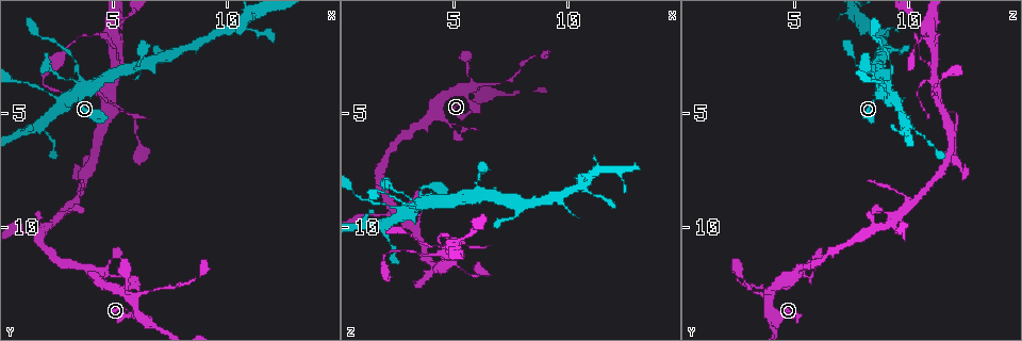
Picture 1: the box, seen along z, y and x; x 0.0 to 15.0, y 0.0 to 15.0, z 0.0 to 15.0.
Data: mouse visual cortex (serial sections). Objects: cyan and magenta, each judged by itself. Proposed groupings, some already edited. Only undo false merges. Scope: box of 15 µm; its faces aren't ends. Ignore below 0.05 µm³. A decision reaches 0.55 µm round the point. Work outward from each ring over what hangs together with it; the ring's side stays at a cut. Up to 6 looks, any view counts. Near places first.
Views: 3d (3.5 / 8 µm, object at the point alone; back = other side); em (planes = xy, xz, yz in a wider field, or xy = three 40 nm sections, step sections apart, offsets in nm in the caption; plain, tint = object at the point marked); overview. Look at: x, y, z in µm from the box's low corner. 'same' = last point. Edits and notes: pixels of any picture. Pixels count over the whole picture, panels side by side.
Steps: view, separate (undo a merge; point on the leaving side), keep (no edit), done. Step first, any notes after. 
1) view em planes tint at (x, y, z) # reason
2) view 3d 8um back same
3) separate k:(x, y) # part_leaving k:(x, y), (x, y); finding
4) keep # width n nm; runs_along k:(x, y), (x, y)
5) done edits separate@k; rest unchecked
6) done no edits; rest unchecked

view 3d 8um at (7.1, 12.8, 3.6) # thin neck

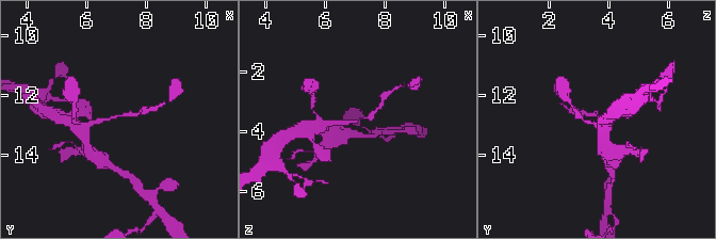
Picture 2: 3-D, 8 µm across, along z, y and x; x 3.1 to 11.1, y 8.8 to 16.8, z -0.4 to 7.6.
view em xy step 1 tint at (7.1, 12.8, 3.6)

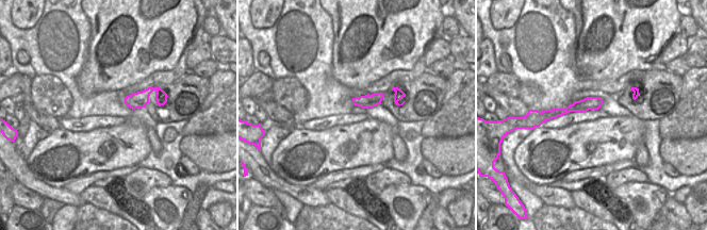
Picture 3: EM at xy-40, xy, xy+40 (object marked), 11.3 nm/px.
keep # arm_widths 150, 150 nm; runs_along 2:(328, 125), (365, 118), (381, 105); all the same cell

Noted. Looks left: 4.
view 3d 8um at (2.2, 9.8, 9.2) # sharp bend

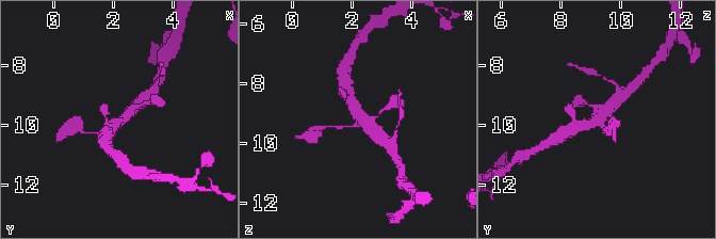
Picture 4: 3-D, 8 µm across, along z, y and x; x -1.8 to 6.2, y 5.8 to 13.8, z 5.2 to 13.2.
view em planes tint at (2.3, 9.8, 9.2) # arms 4; arm_widths 100, 150, 350, 400 nm

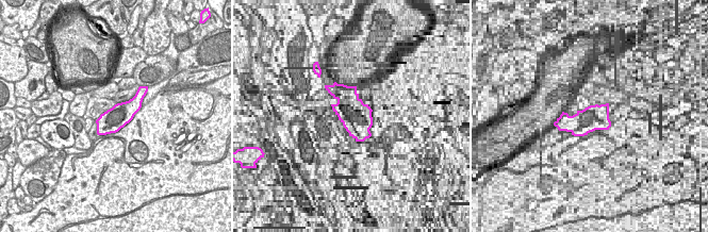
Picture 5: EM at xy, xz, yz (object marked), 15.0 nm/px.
keep # runs_along 4:(345, 93), (354, 111), (378, 137); all the same cell

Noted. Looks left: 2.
view 3d 3.5um at (4.9, 3.5, 11.2) # thin arm on a thick one

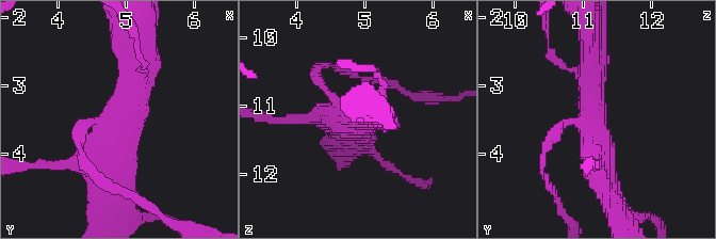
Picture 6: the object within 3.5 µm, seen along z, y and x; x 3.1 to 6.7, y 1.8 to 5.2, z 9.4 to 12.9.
view em xy step 2 tint at (4.80, 3.55, 11.15)

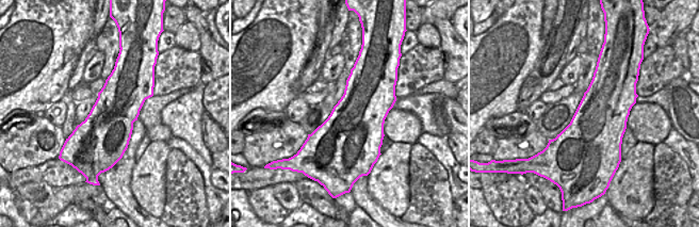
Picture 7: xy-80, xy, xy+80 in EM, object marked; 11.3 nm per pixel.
keep # width 650 nm; runs_along 6:(107, 193), (136, 56); all the same cell

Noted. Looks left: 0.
done no edits; rest unchecked

